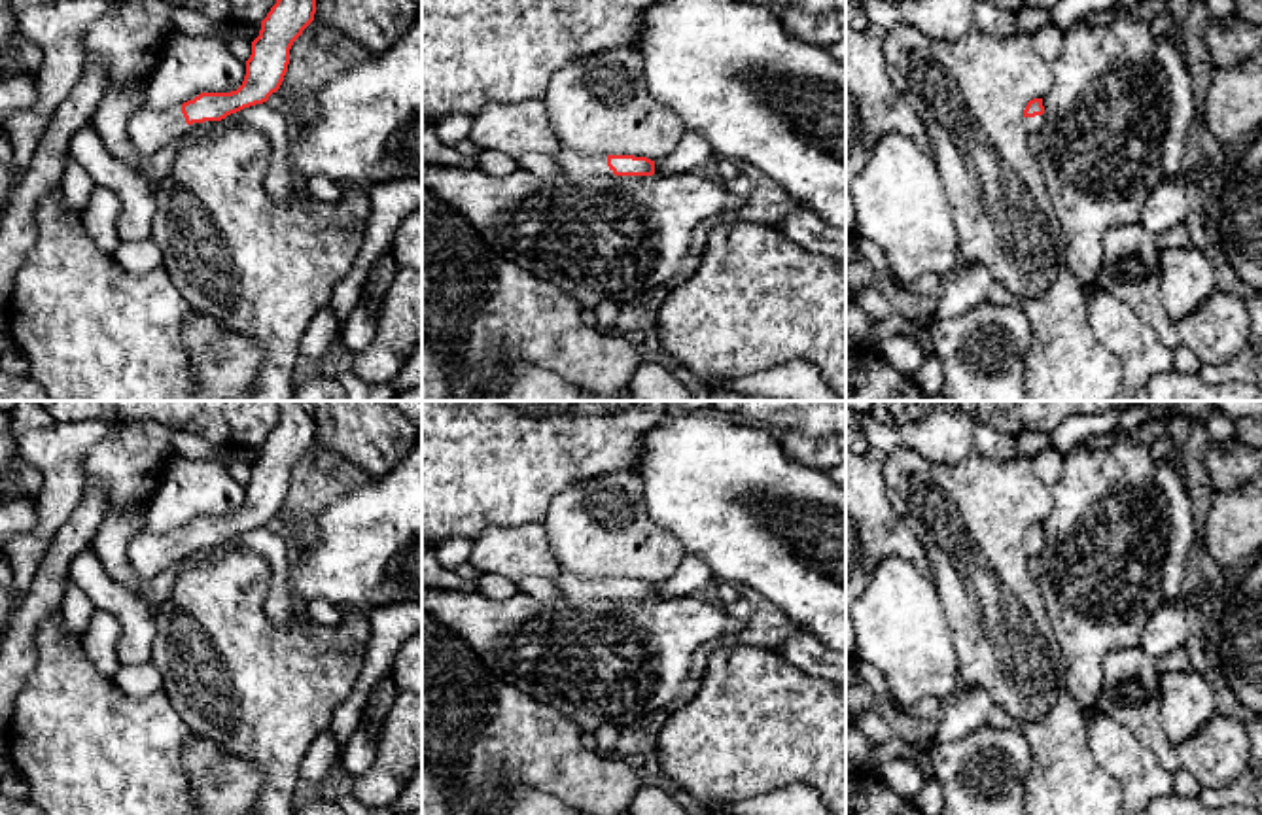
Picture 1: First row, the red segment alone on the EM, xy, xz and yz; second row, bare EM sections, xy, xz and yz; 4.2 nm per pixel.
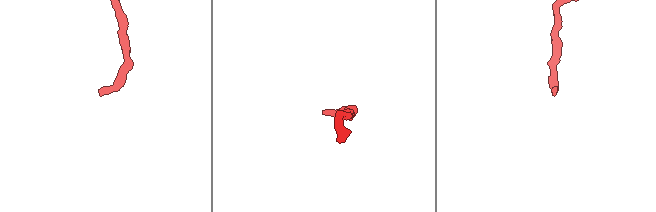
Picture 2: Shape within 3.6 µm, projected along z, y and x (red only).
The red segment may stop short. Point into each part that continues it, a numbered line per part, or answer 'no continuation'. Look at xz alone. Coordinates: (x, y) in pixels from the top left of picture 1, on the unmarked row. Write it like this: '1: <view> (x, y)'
1: xz (574, 589)

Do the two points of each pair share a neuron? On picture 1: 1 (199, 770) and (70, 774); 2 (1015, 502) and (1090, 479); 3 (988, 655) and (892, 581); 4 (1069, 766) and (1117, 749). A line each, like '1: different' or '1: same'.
1: different
2: different
3: different
4: different

